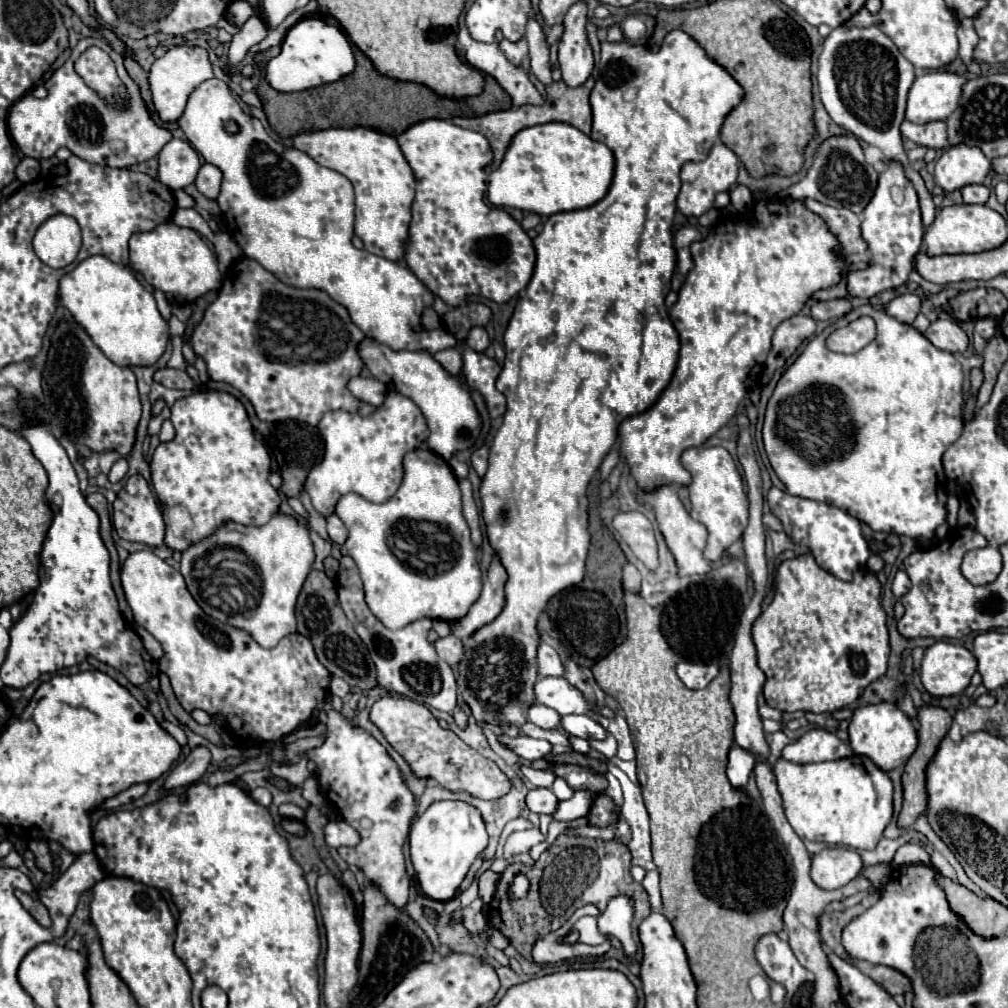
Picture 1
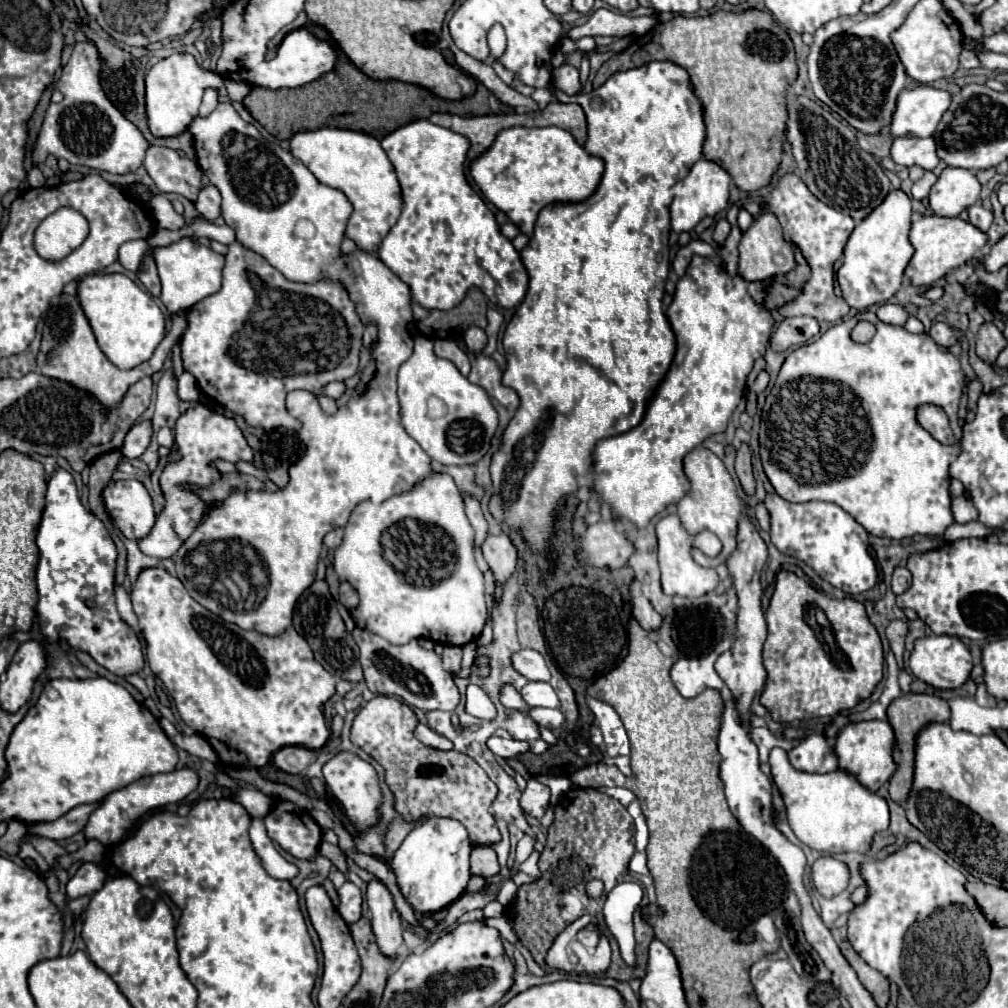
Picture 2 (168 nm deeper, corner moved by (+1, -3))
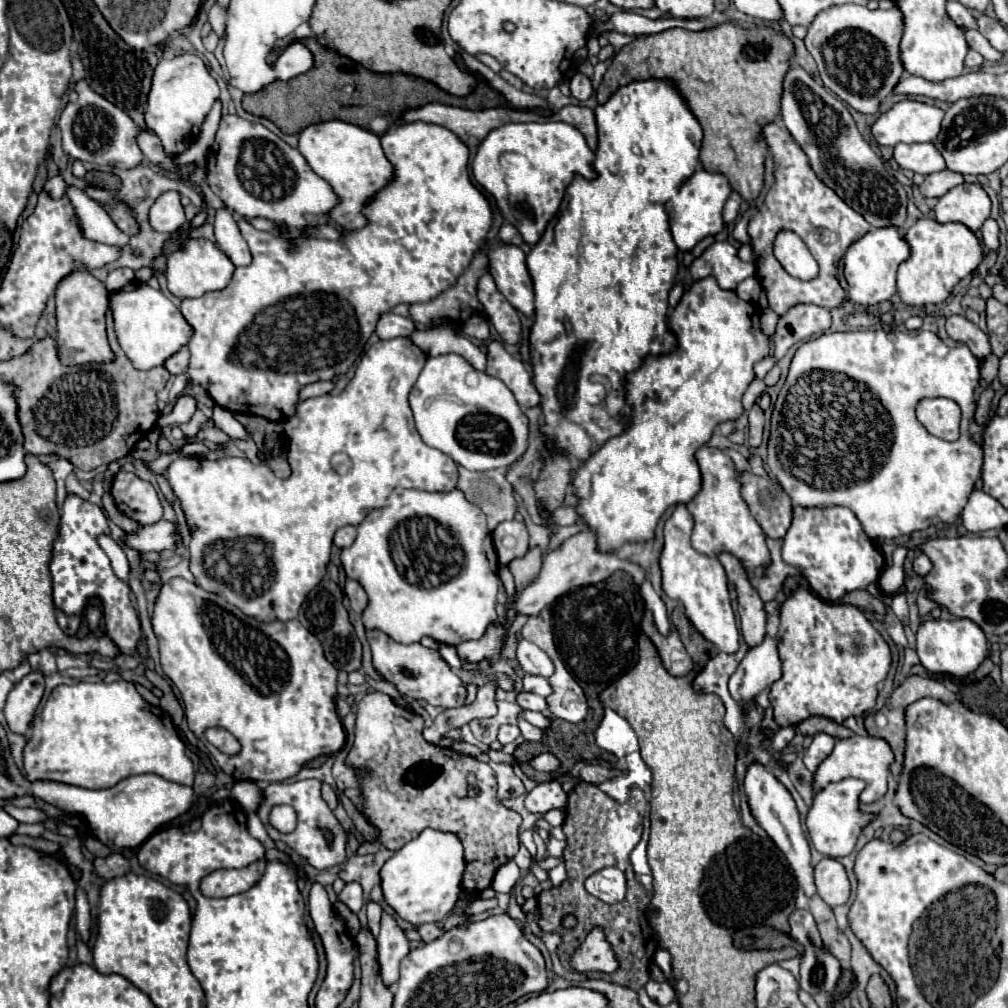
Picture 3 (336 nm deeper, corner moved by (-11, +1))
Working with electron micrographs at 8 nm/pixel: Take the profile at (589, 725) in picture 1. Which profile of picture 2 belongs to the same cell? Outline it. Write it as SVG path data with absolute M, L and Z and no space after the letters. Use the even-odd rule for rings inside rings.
M532 708L530 710L530 718L534 722L538 722L540 726L544 728L550 728L550 730L560 730L566 726L564 722L564 714L560 710L550 710L550 708Z

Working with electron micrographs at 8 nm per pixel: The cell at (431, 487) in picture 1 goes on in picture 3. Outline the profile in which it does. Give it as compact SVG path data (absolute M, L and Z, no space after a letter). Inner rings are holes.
M396 488L388 496L388 506L372 510L364 518L358 526L356 542L342 550L340 560L346 576L360 582L368 594L368 606L362 614L364 628L378 628L396 642L414 644L428 636L436 642L458 646L464 640L478 640L488 624L498 620L498 556L492 534L486 528L482 510L474 508L458 488L448 494Z

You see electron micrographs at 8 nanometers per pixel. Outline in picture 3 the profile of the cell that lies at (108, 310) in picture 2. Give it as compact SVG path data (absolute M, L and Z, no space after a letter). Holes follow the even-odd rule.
M142 284L130 292L114 292L110 296L110 304L114 310L114 330L120 348L138 370L162 366L192 338L192 326L186 322L182 312L160 290L154 290L148 284Z

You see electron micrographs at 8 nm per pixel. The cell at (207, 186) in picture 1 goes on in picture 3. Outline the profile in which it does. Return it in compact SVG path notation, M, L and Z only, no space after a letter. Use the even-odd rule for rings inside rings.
M222 208L216 212L214 234L216 234L216 246L230 258L230 262L234 266L248 266L252 262L248 244L242 238L242 234L232 218L232 212L228 208Z

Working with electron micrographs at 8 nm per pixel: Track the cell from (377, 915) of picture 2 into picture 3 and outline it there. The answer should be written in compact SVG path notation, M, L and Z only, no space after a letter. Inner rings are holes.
M382 914L382 928L376 936L376 950L382 982L384 986L392 986L398 980L400 960L410 952L410 942L406 940L404 930L388 914Z

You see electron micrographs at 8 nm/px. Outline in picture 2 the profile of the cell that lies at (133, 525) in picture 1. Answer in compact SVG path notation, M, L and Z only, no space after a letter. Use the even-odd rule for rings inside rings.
M118 480L104 488L104 504L128 540L146 538L156 522L152 498L142 482L138 480Z

